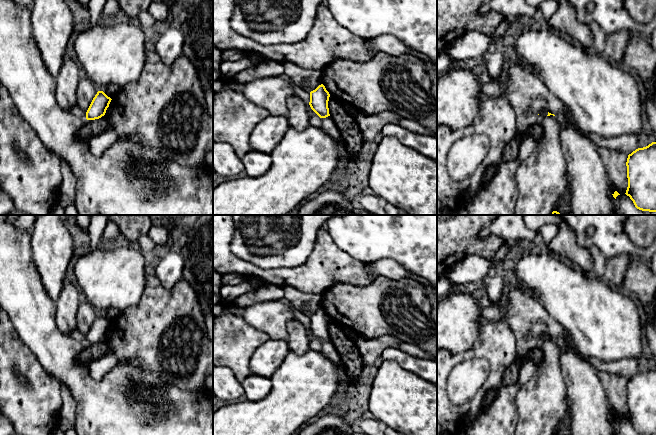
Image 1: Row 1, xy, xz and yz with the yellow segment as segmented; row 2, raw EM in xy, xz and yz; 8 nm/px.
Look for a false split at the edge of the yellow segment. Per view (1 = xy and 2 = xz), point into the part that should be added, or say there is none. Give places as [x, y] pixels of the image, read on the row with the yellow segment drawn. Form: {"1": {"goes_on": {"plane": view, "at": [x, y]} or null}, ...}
{"1": {"goes_on": null}, "2": {"goes_on": null}}

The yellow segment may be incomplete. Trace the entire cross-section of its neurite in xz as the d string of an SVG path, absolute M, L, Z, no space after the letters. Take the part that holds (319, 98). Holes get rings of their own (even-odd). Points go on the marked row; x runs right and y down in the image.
M323 84L319 85L315 90L310 92L309 105L320 118L330 116L328 108L329 97L330 94Z

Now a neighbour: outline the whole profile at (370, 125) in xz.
M358 111L355 114L356 122L362 132L362 136L365 140L373 140L378 134L380 134L382 128L387 124L398 124L400 117L389 111L385 111L379 114L366 114L362 111Z

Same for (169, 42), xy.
M163 27L155 37L155 52L164 64L171 65L182 55L183 44L181 30Z

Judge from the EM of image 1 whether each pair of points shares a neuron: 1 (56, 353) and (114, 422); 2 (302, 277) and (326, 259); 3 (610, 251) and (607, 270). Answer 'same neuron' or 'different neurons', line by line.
1: same neuron
2: same neuron
3: different neurons

